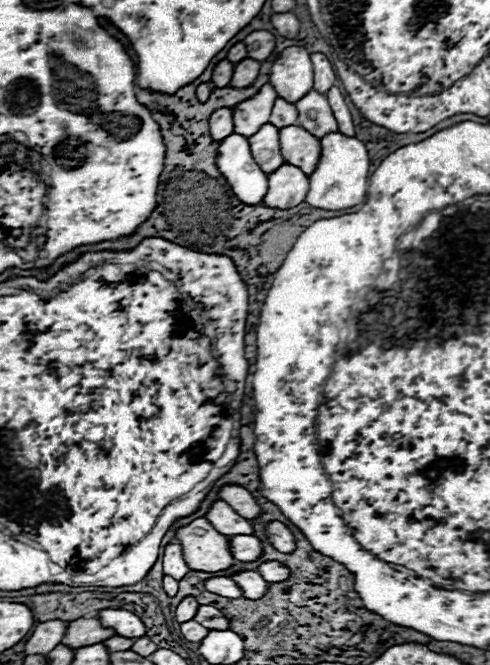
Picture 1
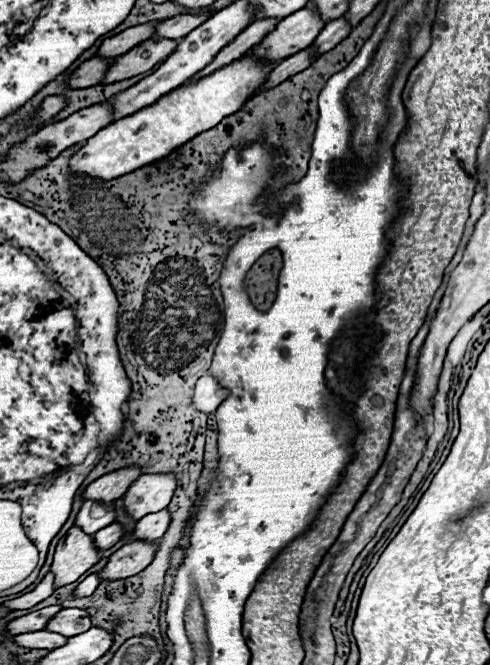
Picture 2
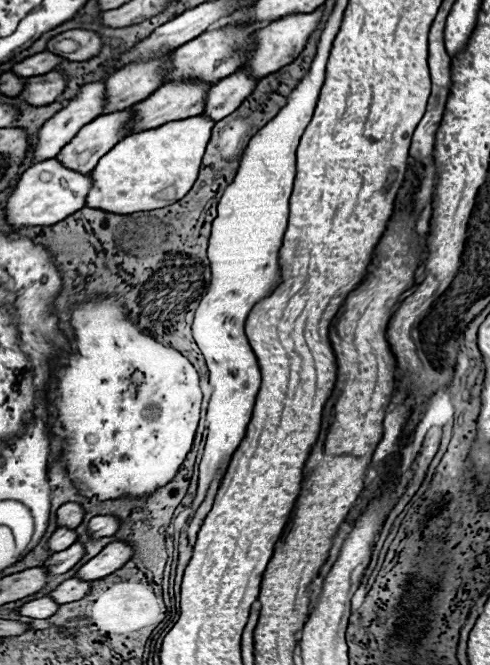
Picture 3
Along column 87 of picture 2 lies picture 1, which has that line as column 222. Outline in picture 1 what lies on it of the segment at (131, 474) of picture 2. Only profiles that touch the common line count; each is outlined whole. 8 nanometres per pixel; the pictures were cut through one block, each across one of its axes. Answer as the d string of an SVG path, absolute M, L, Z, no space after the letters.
M222 486L218 494L226 504L230 504L246 520L254 520L262 512L262 508L254 500L254 496L248 490L244 490L242 486Z

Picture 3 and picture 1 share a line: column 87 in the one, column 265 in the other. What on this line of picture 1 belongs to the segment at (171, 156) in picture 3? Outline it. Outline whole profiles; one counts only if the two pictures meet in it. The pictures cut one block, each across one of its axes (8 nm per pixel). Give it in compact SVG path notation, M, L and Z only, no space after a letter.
M284 164L276 172L268 174L270 190L264 198L264 206L270 208L294 208L304 202L308 194L308 176L290 164Z

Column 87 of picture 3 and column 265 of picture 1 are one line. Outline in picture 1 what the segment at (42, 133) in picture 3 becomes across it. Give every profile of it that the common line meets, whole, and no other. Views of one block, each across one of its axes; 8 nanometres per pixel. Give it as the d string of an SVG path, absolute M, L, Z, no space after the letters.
M264 84L260 92L242 104L238 104L234 110L234 132L250 138L256 134L264 124L270 122L270 112L274 108L274 100L278 98L272 84Z

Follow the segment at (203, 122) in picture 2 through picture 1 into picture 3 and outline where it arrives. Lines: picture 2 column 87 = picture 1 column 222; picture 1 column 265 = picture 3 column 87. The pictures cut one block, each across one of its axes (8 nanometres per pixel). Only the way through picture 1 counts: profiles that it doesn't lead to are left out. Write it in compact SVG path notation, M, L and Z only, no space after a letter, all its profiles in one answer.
M56 158L38 162L22 174L22 178L16 184L16 190L8 198L6 220L14 228L58 224L58 222L62 222L62 218L68 218L70 214L74 214L82 206L86 206L86 196L90 194L92 188L94 188L94 182L92 182L90 174L82 174L72 168L66 168Z

